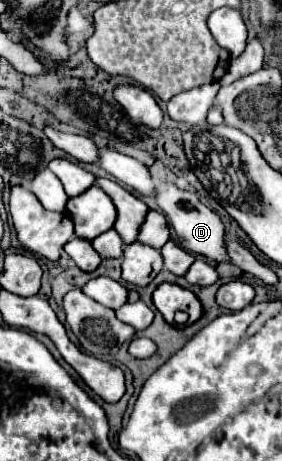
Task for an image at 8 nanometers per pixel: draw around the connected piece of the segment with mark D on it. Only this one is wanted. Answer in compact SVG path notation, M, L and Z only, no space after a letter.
M164 181L164 183L160 183L156 187L154 199L156 199L158 207L164 211L164 215L168 217L170 225L174 227L174 231L178 235L180 245L186 251L190 251L194 255L202 255L206 259L214 259L214 261L228 261L228 253L226 253L226 247L224 247L224 243L226 243L224 225L222 225L220 217L212 209L208 209L206 205L200 203L196 193L178 189L174 183Z

